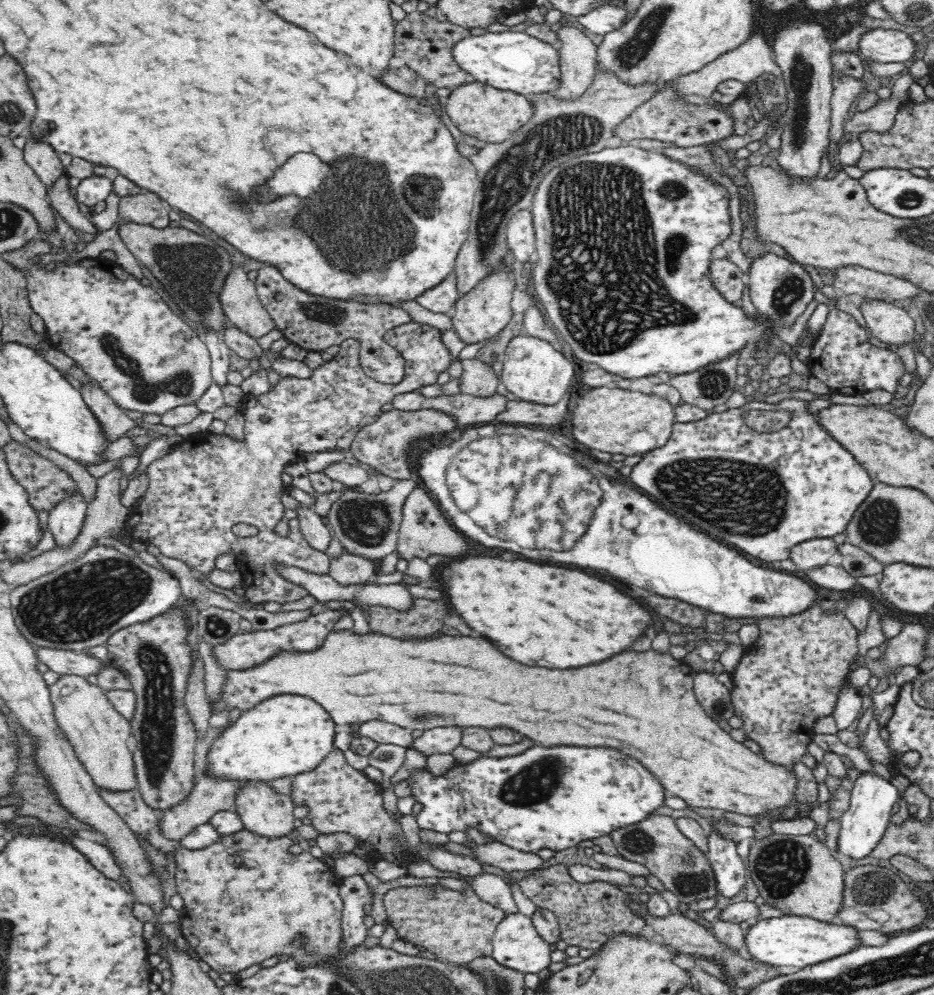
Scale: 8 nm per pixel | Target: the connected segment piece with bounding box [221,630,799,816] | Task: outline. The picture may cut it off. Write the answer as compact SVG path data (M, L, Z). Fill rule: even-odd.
M344 630L344 632L328 634L328 638L326 638L320 650L304 652L304 654L300 652L292 652L292 654L284 652L284 654L268 660L261 666L246 670L229 670L227 672L227 681L224 696L222 696L221 700L223 708L226 708L226 710L222 710L223 713L227 713L230 708L240 708L242 711L248 710L258 702L266 701L268 698L280 694L300 694L300 696L308 696L308 698L316 700L318 704L322 704L332 714L333 721L338 727L345 727L348 722L363 723L369 720L383 720L402 728L408 728L411 731L422 730L423 732L446 726L482 727L486 729L496 728L496 726L508 726L508 728L514 728L514 730L522 732L524 736L532 738L536 744L542 744L542 746L566 744L566 746L608 746L608 748L616 748L616 750L640 760L646 768L650 768L652 774L656 774L656 778L660 778L666 794L680 796L687 802L688 807L720 808L725 812L736 812L736 814L744 814L744 816L760 816L797 802L796 791L799 778L797 778L794 769L772 763L768 759L764 759L762 754L744 746L743 742L734 740L730 733L724 731L711 716L708 716L708 713L697 700L693 690L694 672L690 669L690 666L684 660L674 658L670 652L660 653L652 648L646 650L646 652L626 650L626 652L620 652L620 654L616 654L616 656L604 660L604 662L598 662L594 666L590 664L590 666L582 666L582 668L574 668L574 670L548 670L548 668L524 666L520 662L512 662L508 656L498 652L484 638L442 636L441 638L417 642L416 640L402 641L372 633L358 636L358 634L353 634L352 630Z

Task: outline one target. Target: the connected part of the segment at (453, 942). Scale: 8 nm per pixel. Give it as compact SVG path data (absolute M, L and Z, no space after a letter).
M426 886L398 887L384 896L387 920L394 926L397 936L437 955L446 963L465 964L478 956L492 956L492 936L504 916L502 910L480 901L472 887L465 892L435 886L432 895Z

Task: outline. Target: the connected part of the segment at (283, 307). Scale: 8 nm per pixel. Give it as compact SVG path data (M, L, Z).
M271 264L258 271L255 288L276 327L290 343L307 351L320 351L328 346L338 346L342 341L356 339L361 367L371 379L385 385L395 385L405 377L404 357L385 341L385 334L396 326L412 321L413 317L408 311L386 302L340 300L308 294L284 279L280 270Z

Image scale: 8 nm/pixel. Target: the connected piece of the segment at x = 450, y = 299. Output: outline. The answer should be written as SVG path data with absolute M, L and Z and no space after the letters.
M454 270L446 279L442 280L431 290L418 294L414 300L430 312L442 312L446 314L461 294L458 292L458 277Z

